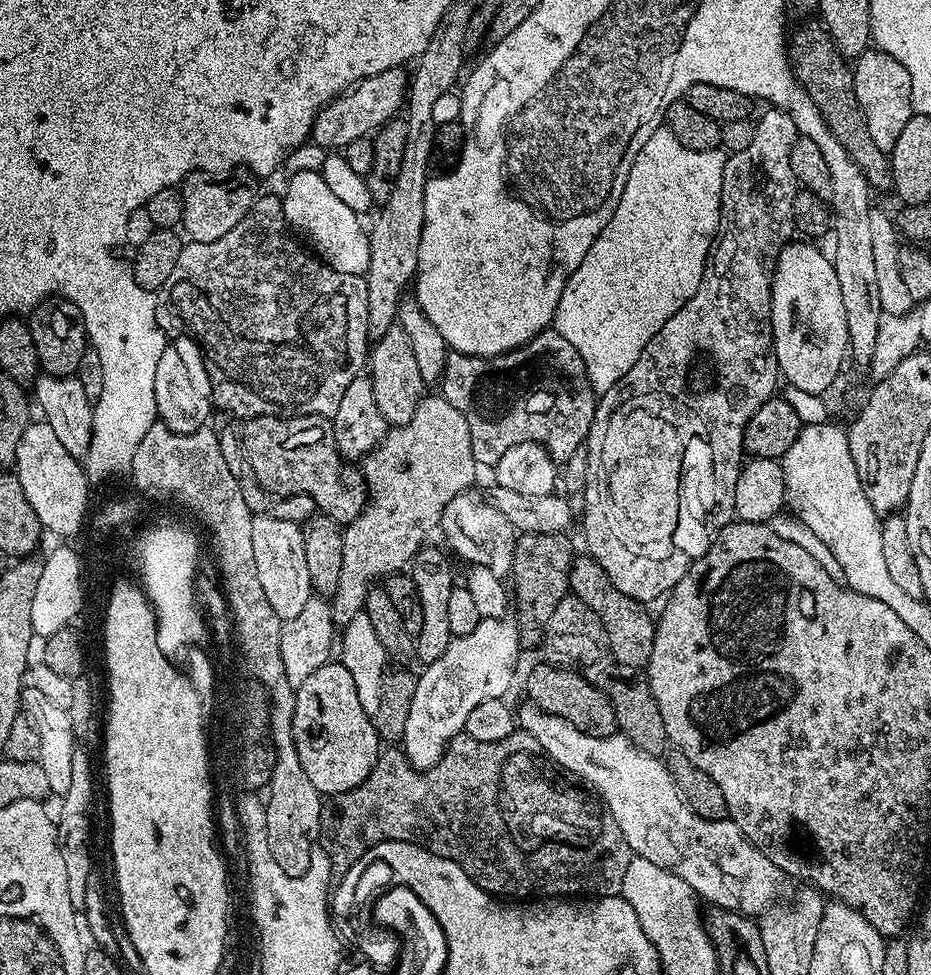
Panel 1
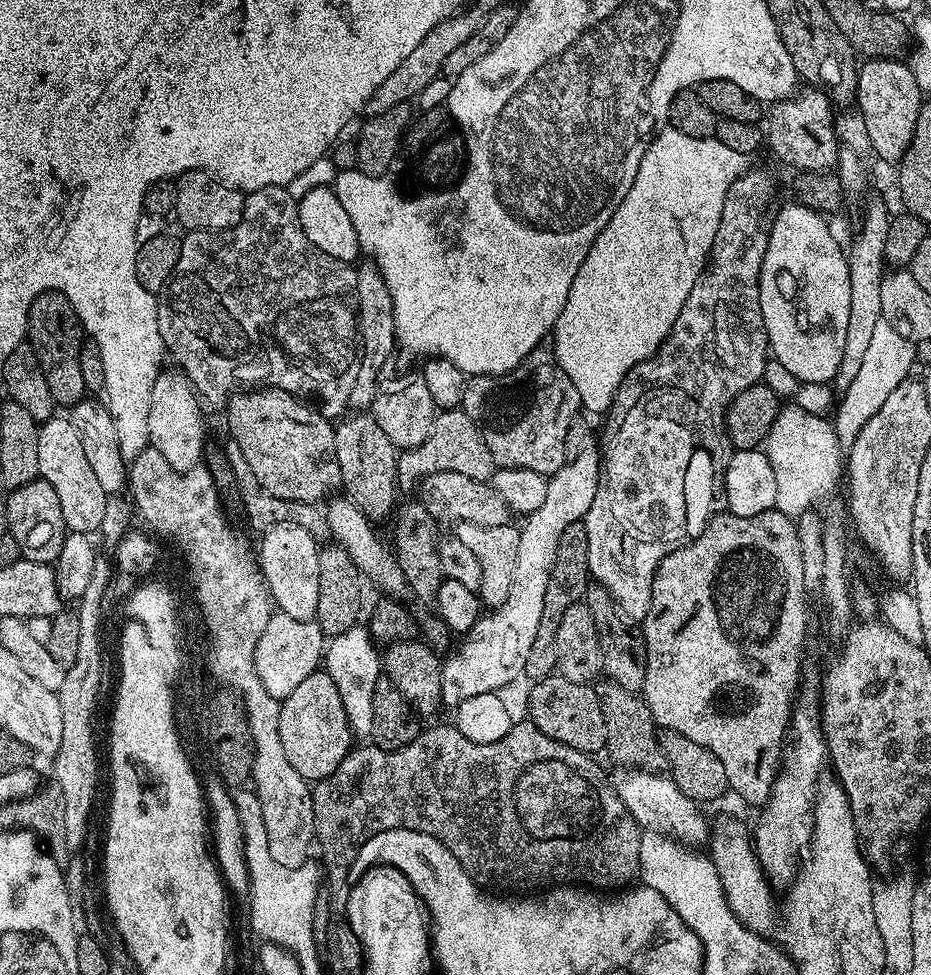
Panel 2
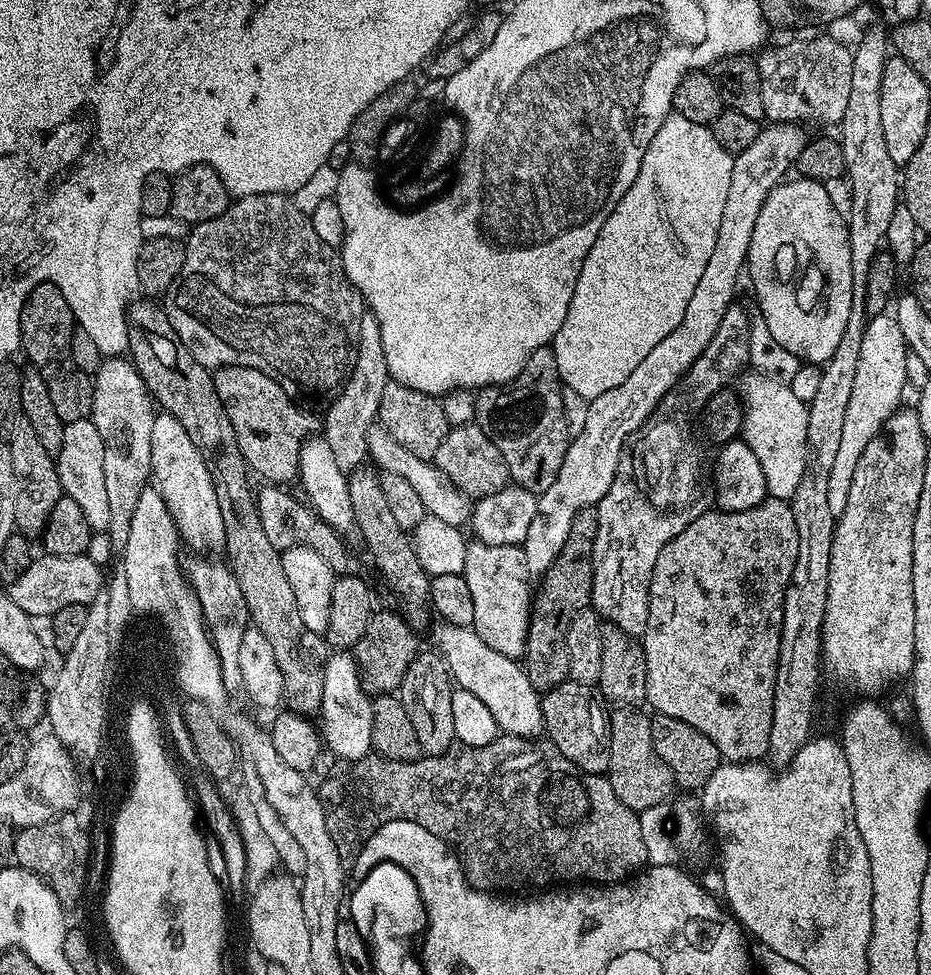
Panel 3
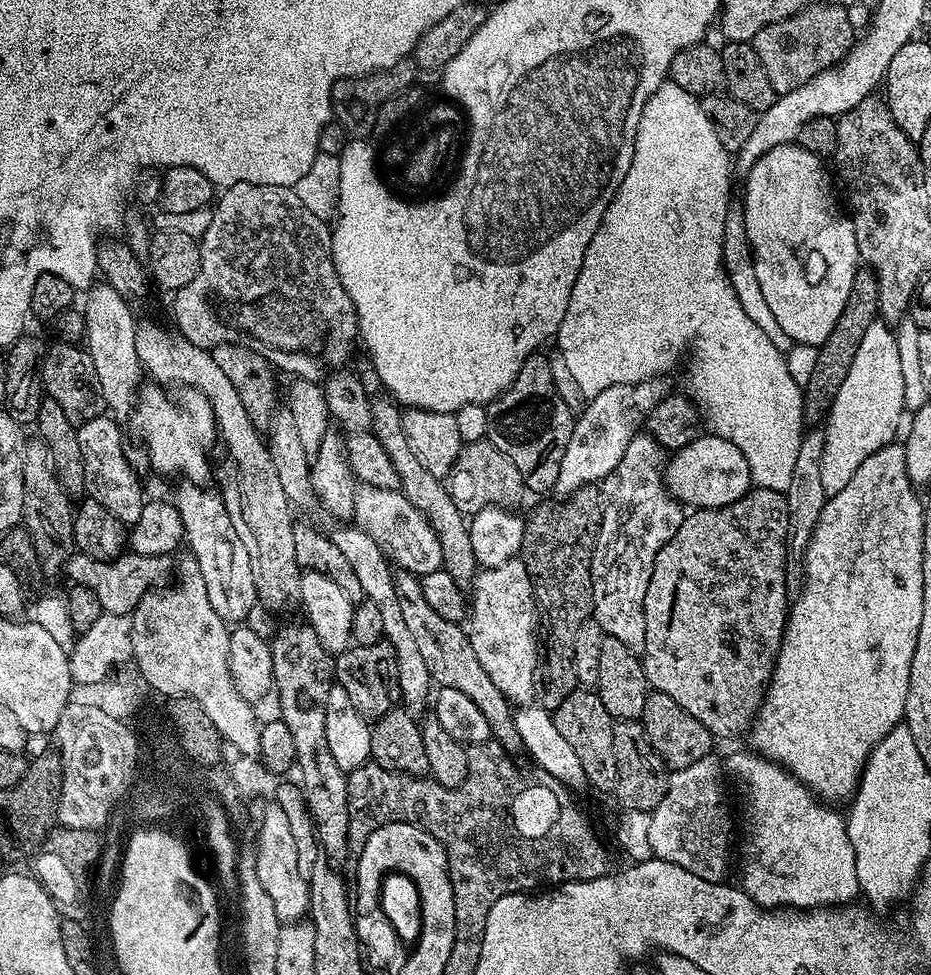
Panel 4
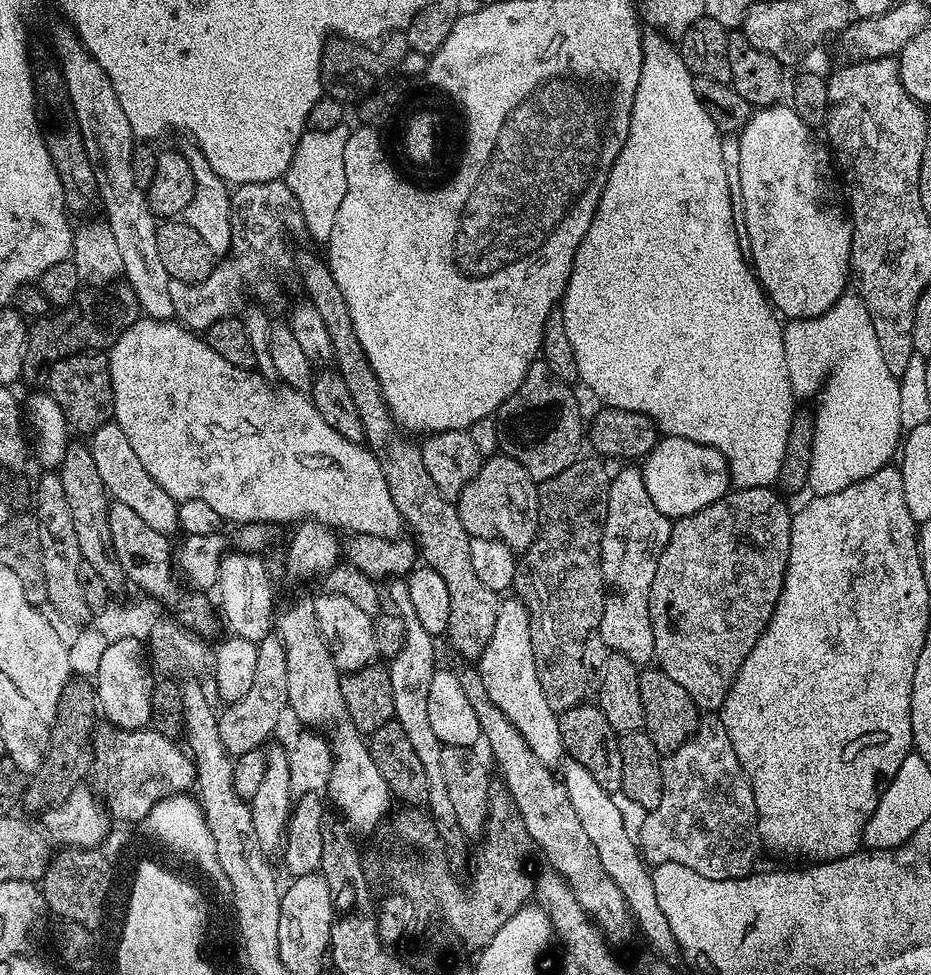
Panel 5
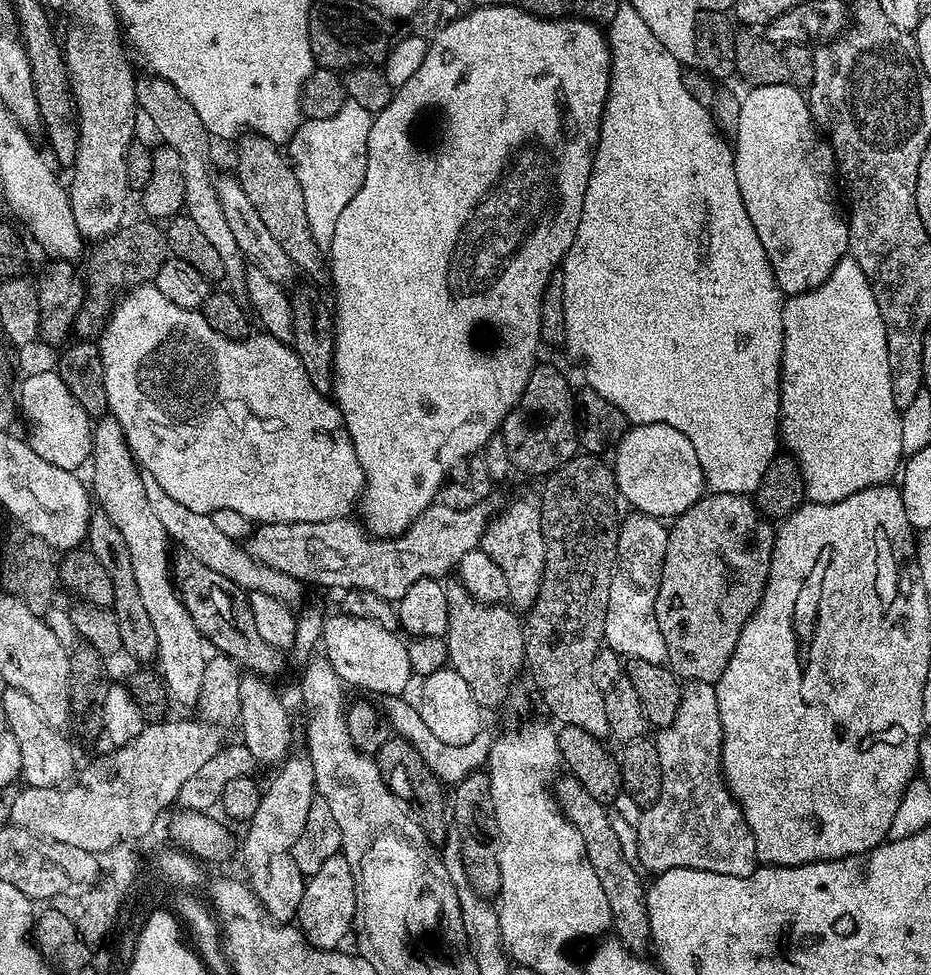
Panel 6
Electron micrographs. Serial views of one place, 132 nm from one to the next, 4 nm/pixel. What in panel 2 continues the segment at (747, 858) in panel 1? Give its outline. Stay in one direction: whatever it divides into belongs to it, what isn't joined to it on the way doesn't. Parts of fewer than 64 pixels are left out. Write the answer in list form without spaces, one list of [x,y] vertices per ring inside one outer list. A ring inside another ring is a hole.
[[[620,770],[614,776],[614,787],[620,796],[620,801],[628,807],[628,812],[644,830],[663,830],[668,834],[675,834],[683,838],[689,845],[700,846],[709,839],[710,824],[704,821],[697,805],[667,775],[657,772],[637,772],[635,770]]]

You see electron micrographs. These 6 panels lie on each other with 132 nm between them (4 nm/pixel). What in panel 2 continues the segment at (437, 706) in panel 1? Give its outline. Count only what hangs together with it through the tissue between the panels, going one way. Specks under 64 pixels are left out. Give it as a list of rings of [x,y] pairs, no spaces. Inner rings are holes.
[[[589,450],[575,460],[565,462],[553,476],[547,477],[546,499],[538,510],[527,513],[525,520],[528,521],[520,528],[514,582],[510,594],[506,594],[506,602],[481,615],[480,621],[463,637],[460,652],[443,661],[440,698],[445,705],[461,704],[466,698],[474,698],[474,694],[500,692],[507,684],[524,676],[526,658],[530,658],[530,646],[534,646],[534,637],[542,622],[546,582],[550,580],[558,542],[566,526],[581,523],[590,510],[590,502],[594,502],[594,494],[598,494],[601,467],[601,453]]]

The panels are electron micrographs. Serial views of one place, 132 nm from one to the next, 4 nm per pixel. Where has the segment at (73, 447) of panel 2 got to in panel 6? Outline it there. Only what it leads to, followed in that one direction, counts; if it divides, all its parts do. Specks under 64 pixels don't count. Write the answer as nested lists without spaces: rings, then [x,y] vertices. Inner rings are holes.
[[[155,486],[148,488],[148,501],[154,514],[158,514],[158,522],[162,522],[169,541],[176,543],[177,540],[180,543],[179,547],[185,552],[194,554],[194,558],[198,558],[202,566],[210,566],[210,570],[215,570],[217,574],[230,578],[230,582],[234,582],[249,594],[253,592],[270,594],[272,598],[278,598],[278,602],[289,606],[301,603],[299,600],[303,598],[305,588],[301,581],[295,580],[290,574],[284,574],[282,570],[274,570],[254,560],[237,541],[226,538],[226,534],[222,534],[222,530],[214,526],[211,515],[186,510],[182,502],[174,502],[174,498],[170,498],[161,488]]]

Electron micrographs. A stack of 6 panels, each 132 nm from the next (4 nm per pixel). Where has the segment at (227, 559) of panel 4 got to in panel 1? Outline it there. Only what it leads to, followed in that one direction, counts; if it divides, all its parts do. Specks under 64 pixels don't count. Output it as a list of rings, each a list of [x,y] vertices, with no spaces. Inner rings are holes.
[[[177,335],[173,344],[165,343],[160,350],[158,370],[154,373],[154,402],[159,423],[178,434],[197,432],[209,423],[208,415],[214,412],[212,403],[212,383],[208,380],[208,366],[200,351],[200,345],[190,336]]]

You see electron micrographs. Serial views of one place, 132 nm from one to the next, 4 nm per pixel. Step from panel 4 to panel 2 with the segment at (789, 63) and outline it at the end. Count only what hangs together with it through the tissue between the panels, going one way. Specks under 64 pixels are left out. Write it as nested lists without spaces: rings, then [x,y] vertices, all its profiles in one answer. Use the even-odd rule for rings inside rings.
[[[816,86],[805,89],[771,105],[766,144],[782,163],[789,164],[796,172],[826,172],[835,169],[840,158],[841,145],[836,144],[836,128],[832,125],[834,105],[827,91]]]

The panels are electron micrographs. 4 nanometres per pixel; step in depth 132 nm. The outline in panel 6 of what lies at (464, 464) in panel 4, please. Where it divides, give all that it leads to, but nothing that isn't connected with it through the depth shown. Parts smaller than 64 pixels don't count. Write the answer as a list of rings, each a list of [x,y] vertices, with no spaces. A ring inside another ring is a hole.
[[[535,499],[516,500],[501,516],[500,513],[493,515],[488,521],[488,529],[482,538],[479,551],[490,554],[502,574],[506,574],[507,603],[516,610],[531,608],[542,586],[542,570],[546,558],[539,503]]]

